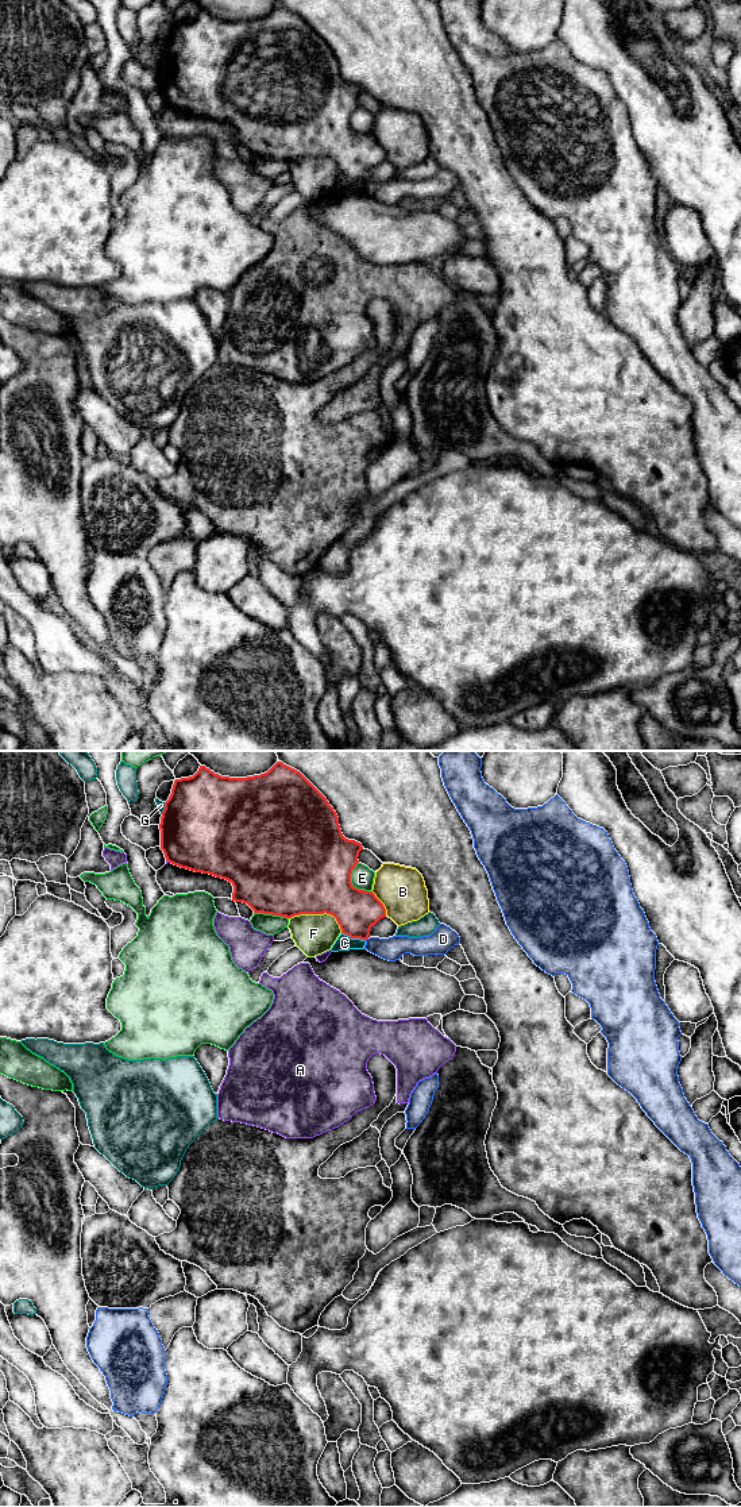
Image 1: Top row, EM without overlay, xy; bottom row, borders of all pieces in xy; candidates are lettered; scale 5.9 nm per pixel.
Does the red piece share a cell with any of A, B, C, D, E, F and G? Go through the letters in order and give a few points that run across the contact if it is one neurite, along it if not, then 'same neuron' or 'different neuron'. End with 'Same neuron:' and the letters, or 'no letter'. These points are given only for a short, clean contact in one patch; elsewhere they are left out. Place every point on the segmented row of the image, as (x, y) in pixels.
A: different neuron
B: different neuron
C: line xy (342, 932), (365, 941); different neuron
D: different neuron
E: different neuron
F: different neuron
G: different neuron
Same neuron: no letter

